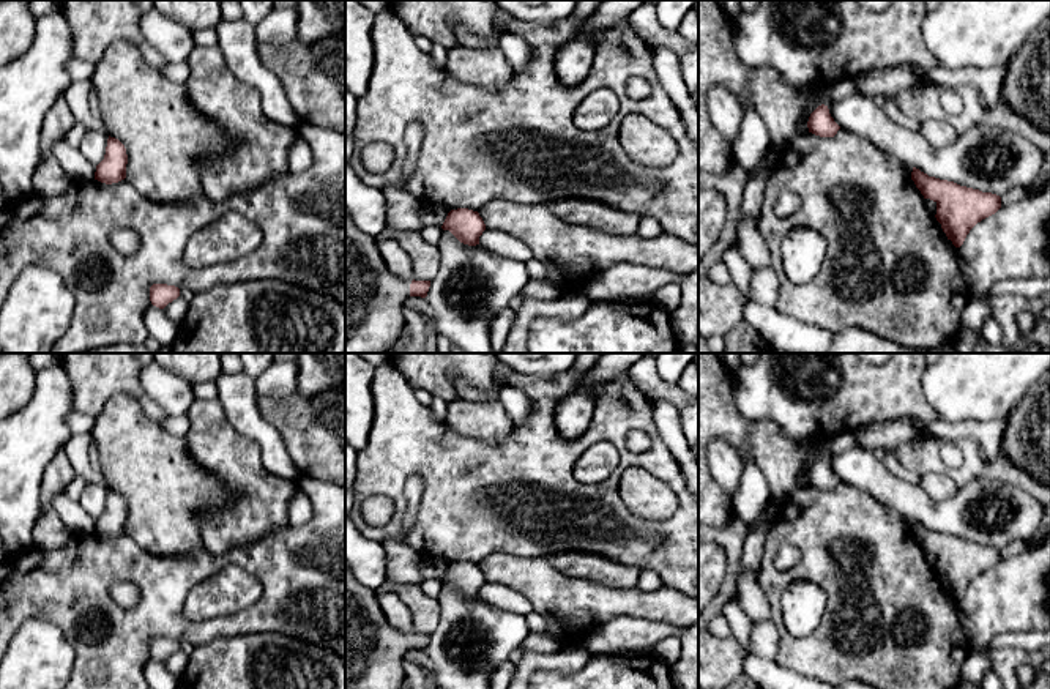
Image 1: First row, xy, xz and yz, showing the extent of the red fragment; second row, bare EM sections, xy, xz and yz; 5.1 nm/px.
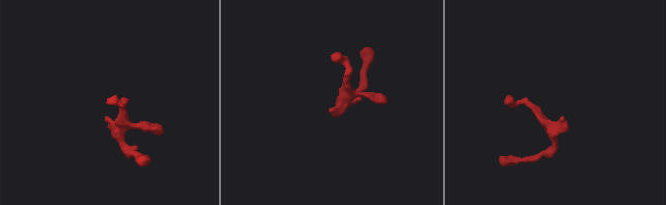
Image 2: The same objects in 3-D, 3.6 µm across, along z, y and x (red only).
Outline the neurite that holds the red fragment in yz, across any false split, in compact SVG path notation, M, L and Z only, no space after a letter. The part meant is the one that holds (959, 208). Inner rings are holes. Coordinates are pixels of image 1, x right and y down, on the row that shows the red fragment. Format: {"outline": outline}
{"outline": "M913 167L911 180L924 199L936 203L935 218L955 248L963 244L977 222L1001 208L1001 197L996 194L929 177L916 167Z"}

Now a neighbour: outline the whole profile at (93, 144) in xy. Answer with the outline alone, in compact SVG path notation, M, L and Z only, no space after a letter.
M87 129L79 145L80 153L95 167L104 159L109 134L106 131Z

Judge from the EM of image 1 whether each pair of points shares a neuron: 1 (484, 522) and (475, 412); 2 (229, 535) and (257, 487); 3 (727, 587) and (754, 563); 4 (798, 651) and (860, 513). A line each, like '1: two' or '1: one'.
1: two
2: one
3: two
4: one

